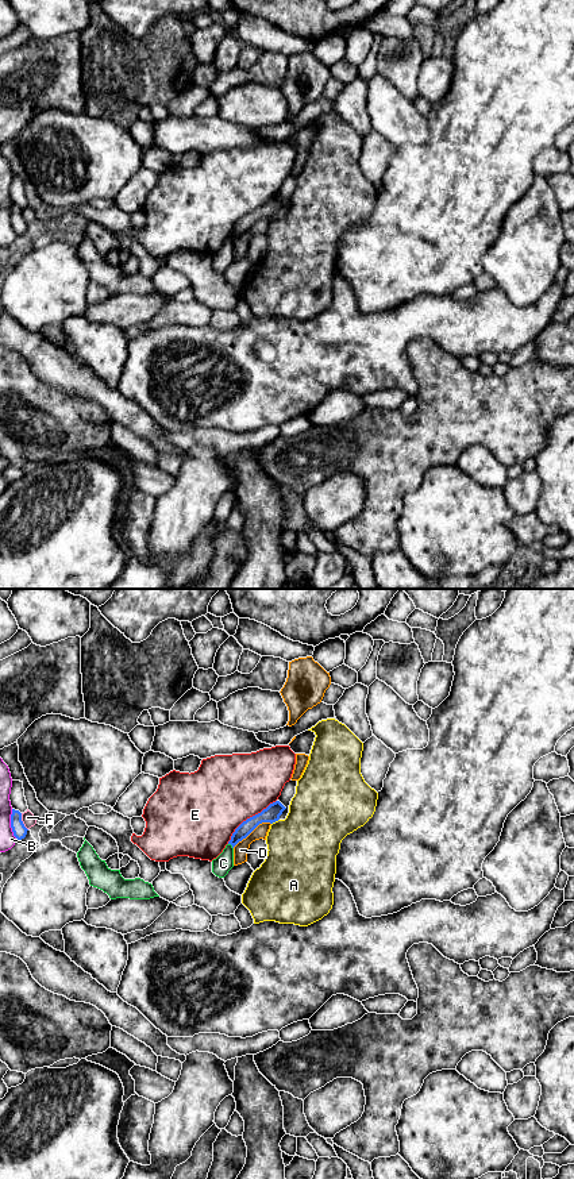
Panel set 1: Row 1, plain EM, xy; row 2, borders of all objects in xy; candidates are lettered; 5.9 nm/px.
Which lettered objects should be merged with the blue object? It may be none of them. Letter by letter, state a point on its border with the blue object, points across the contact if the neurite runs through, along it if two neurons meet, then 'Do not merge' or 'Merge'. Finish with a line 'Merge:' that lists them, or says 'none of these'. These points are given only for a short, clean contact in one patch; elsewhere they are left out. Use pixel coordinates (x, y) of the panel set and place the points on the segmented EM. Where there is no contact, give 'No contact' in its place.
A: Touches blue at xy (274, 821). Boundary: xy (278, 819), (272, 824). Do not merge
B: Touches blue at xy (11, 825). Do not merge
C: Touches blue at xy (231, 844). Boundary: xy (228, 843), (232, 848). Do not merge
D: Touches blue at xy (251, 831). Boundary: xy (270, 823), (259, 823), (232, 847). Do not merge
E: Touches blue at xy (250, 817). Do not merge
F: Touches blue at xy (22, 821). Do not merge
Merge: none of these

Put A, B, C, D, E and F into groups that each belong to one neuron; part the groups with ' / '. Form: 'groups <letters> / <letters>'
groups A / B / C / D / E / F

